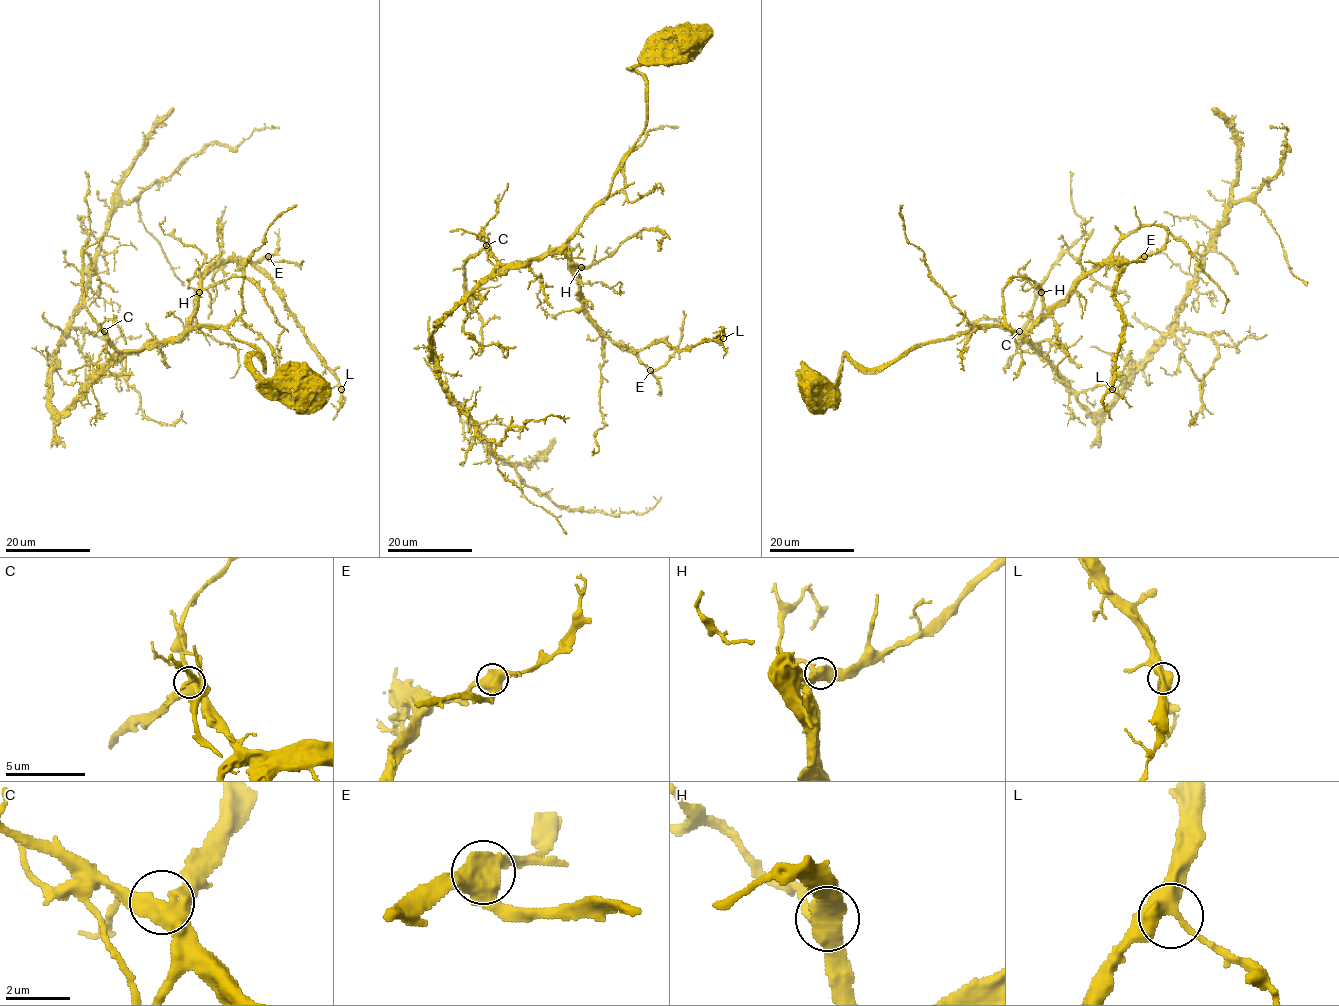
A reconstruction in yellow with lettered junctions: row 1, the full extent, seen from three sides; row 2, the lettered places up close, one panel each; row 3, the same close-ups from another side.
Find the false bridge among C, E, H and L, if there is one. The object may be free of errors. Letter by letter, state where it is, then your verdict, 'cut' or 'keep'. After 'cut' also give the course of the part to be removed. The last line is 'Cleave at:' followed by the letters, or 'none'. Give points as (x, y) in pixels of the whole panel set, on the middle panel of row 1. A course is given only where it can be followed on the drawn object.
C: (486, 245) | keep
E: (650, 370) | keep
H: (581, 267) | keep
L: (723, 338) | keep
Cleave at: none

